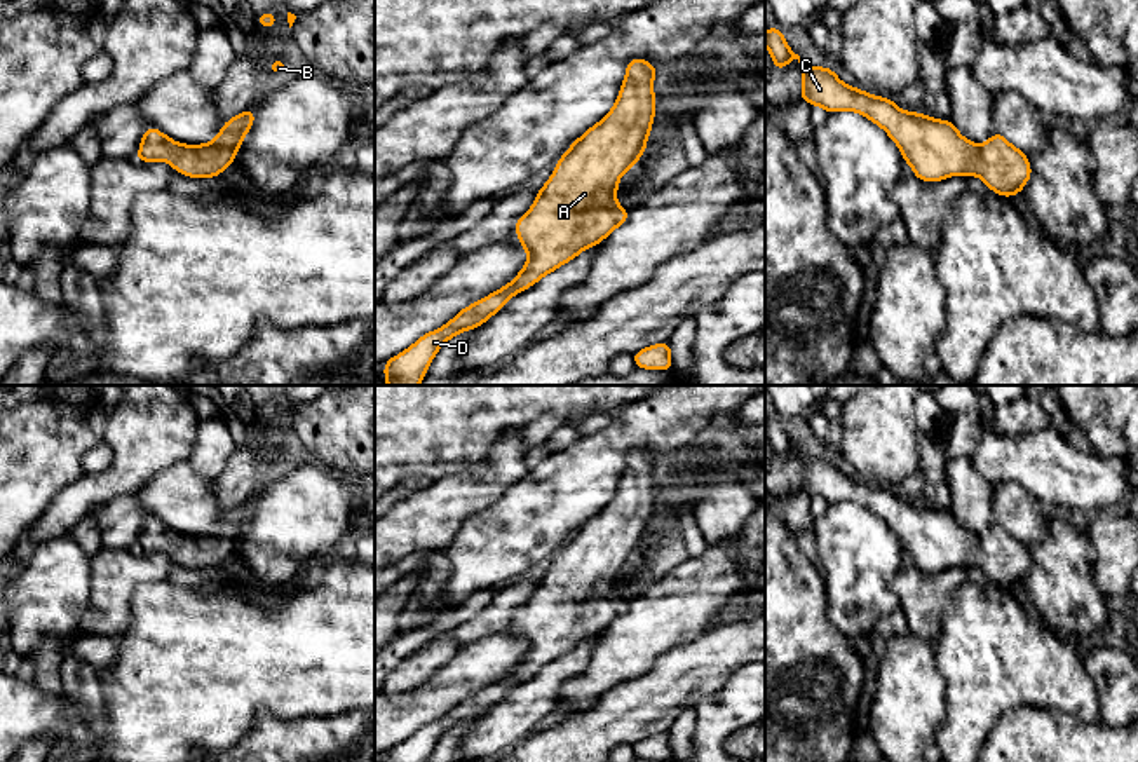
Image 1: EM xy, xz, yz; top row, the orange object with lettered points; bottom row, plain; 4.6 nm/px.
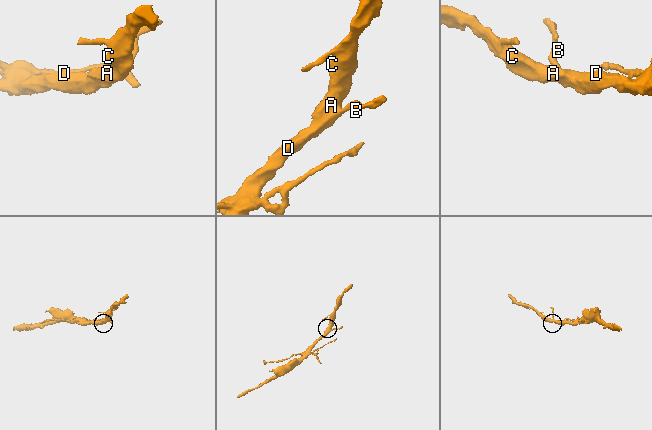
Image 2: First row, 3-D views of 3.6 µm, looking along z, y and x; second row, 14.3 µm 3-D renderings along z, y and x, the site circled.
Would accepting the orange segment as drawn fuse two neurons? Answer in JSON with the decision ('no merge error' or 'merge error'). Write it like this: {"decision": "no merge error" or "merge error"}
{"decision": "no merge error"}

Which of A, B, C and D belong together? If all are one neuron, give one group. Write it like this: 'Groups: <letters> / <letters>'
Groups: A B C D

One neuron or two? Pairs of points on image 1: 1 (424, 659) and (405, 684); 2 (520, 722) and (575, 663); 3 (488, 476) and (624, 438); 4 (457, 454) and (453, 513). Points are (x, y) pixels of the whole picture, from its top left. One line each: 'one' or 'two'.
1: one
2: one
3: two
4: two

